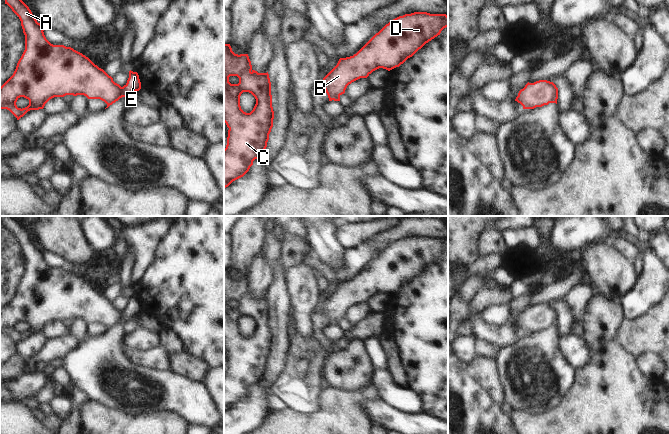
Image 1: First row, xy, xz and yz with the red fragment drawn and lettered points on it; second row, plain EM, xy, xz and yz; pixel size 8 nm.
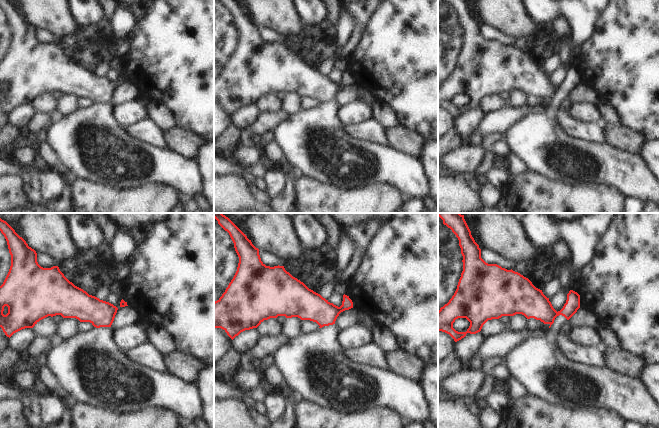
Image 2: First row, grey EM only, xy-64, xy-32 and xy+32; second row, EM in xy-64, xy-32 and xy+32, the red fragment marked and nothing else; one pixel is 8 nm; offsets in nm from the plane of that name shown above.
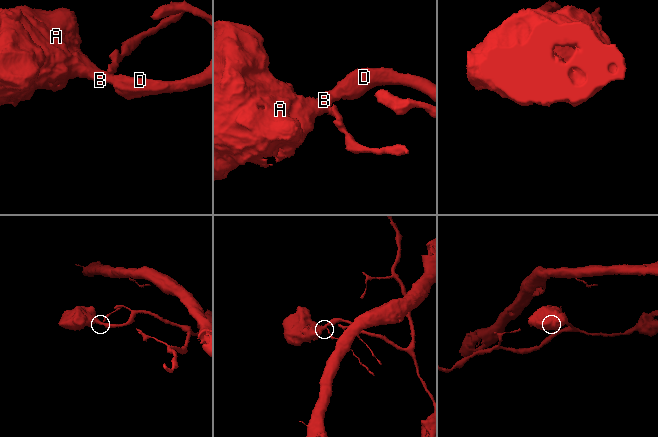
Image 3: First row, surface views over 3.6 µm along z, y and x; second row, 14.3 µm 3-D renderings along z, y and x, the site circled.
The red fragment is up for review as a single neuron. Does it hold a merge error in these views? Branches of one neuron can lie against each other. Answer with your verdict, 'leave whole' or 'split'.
split

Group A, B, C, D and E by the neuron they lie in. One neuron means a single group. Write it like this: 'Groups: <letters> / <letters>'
Groups: A B C D / E

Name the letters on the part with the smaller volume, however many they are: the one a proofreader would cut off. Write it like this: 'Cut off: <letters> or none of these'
Cut off: E

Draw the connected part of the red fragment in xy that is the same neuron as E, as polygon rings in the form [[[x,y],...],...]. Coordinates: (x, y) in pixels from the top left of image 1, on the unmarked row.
[[[130,294],[127,307],[122,312],[123,315],[120,322],[127,321],[132,317],[139,315],[141,313],[141,306],[138,297]]]

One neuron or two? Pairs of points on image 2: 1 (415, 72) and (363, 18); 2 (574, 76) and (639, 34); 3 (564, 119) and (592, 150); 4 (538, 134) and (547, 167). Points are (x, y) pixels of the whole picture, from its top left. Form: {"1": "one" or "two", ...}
{"1": "two", "2": "two", "3": "two", "4": "one"}

